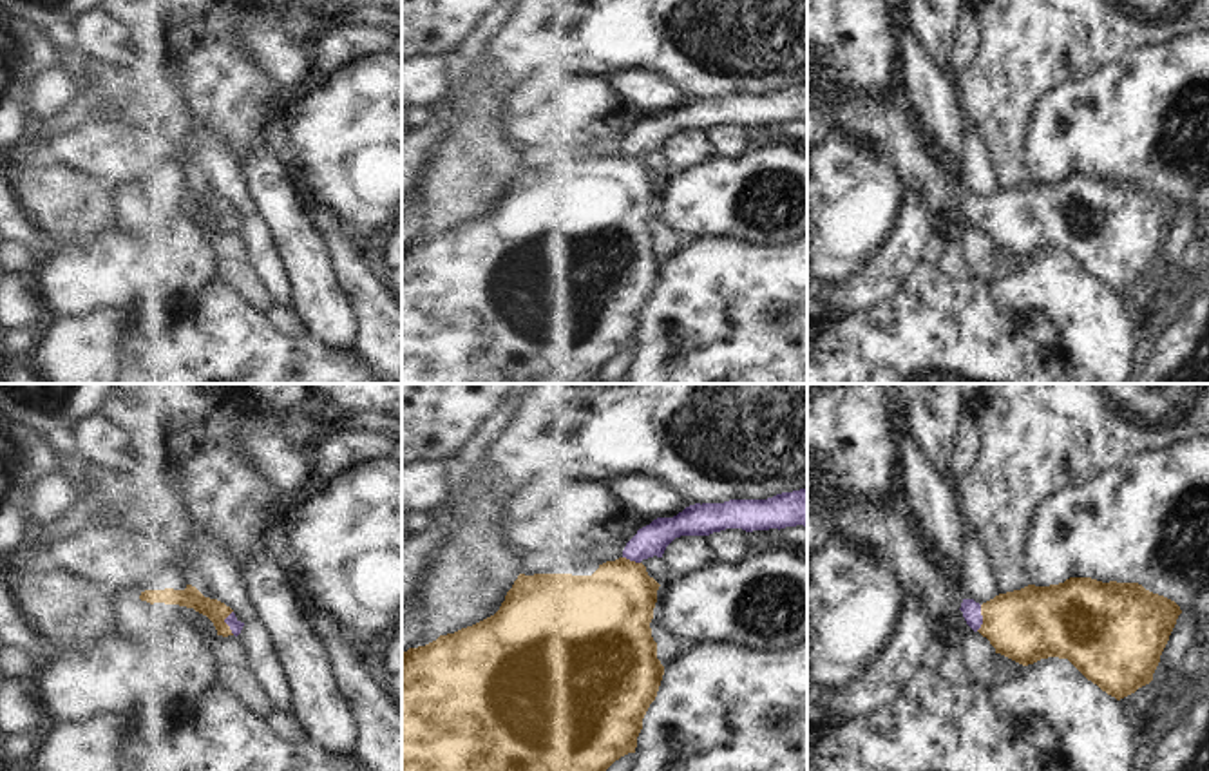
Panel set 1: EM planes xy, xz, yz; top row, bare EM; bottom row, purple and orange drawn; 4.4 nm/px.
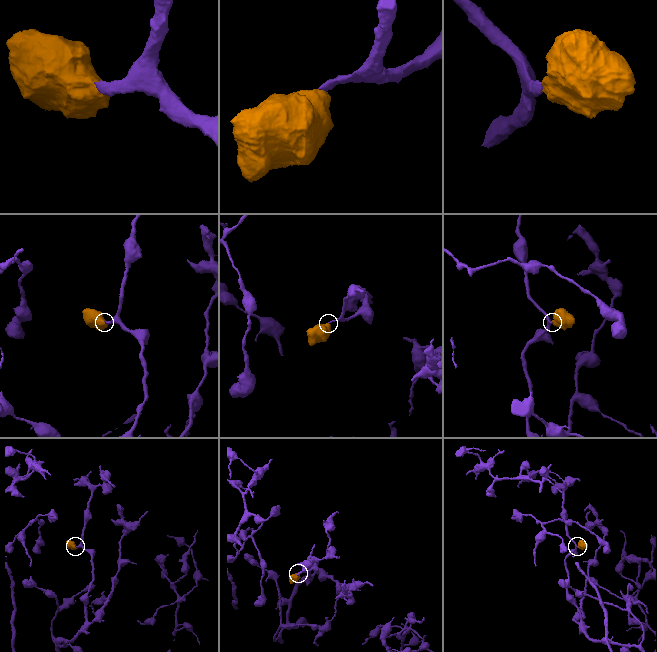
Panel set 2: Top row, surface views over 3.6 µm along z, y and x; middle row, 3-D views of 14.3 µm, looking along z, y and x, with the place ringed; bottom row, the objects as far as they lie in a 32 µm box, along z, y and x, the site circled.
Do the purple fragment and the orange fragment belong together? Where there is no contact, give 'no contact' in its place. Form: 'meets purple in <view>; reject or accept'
meets purple in yz; accept

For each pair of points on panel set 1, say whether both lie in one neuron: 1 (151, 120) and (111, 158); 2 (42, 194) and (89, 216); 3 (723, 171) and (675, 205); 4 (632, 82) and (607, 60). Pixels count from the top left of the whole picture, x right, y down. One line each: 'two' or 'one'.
1: one
2: one
3: one
4: two

